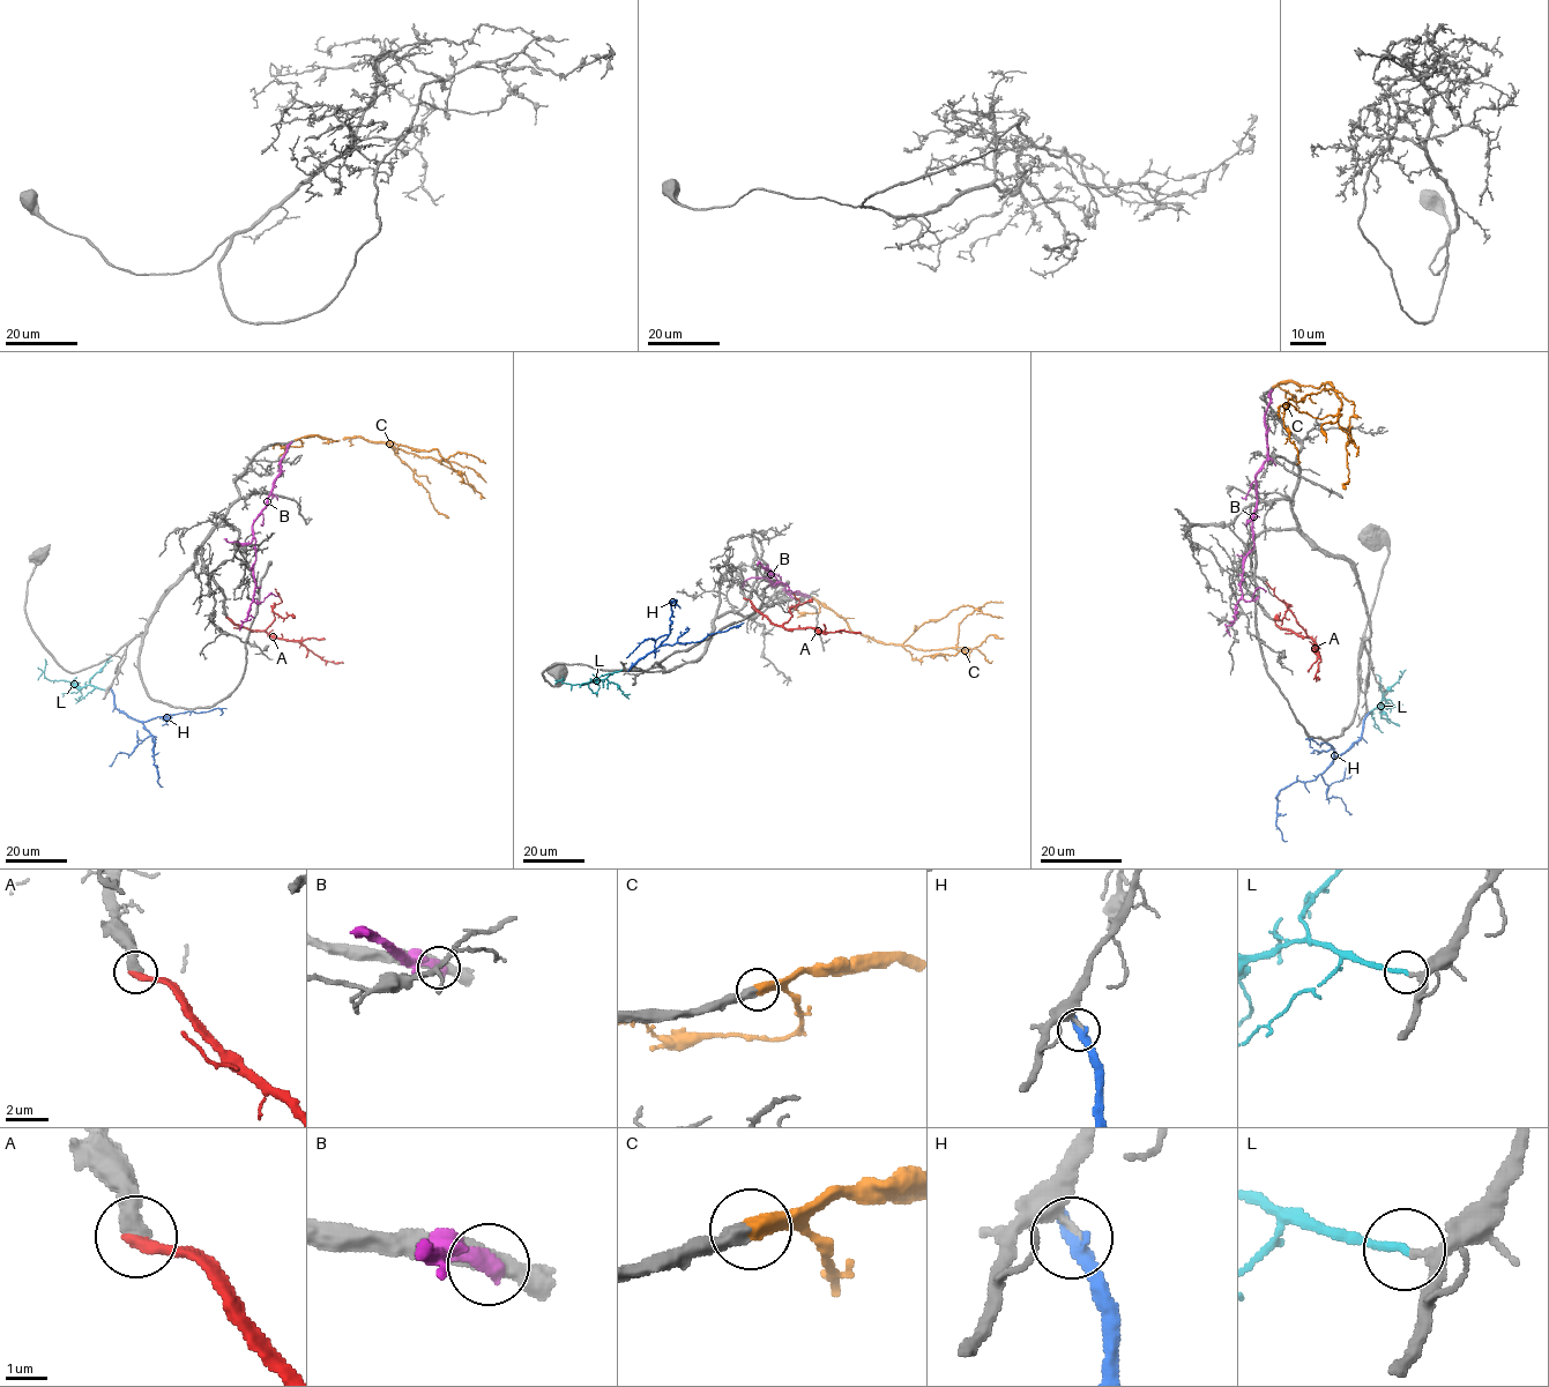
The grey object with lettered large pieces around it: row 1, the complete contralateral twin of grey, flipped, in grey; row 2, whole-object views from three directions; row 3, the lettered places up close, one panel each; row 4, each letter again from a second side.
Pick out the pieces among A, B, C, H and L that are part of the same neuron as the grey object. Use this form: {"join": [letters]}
{"join": ["A", "C", "L"]}

